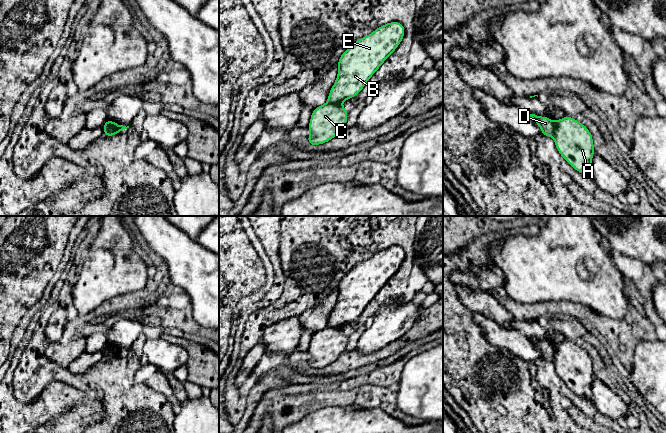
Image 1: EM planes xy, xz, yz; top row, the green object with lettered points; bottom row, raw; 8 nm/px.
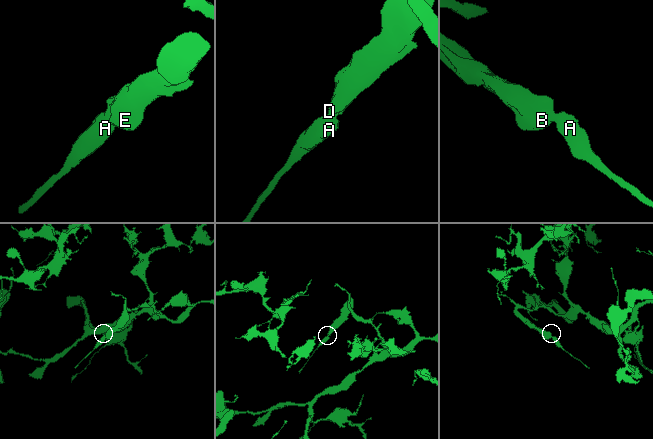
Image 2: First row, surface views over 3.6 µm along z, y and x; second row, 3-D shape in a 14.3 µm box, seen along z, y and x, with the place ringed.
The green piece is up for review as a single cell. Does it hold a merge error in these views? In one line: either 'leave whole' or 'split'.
split

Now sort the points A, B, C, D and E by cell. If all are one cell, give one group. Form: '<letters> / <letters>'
A C / B D E

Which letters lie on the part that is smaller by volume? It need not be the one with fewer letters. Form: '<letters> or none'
A, C

